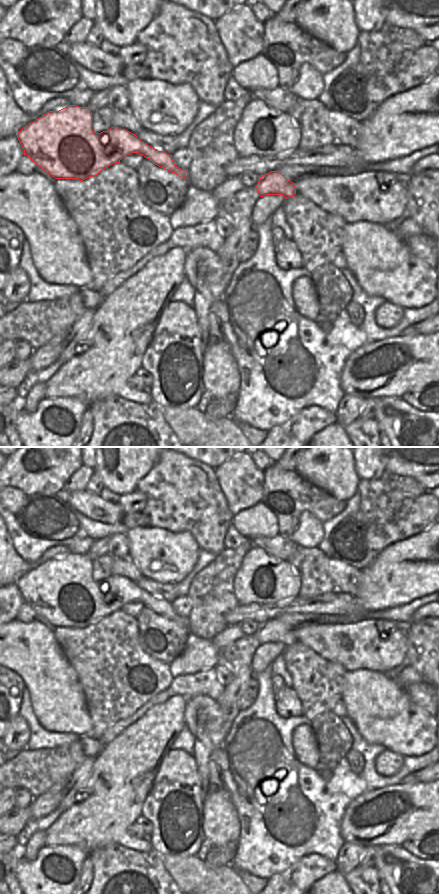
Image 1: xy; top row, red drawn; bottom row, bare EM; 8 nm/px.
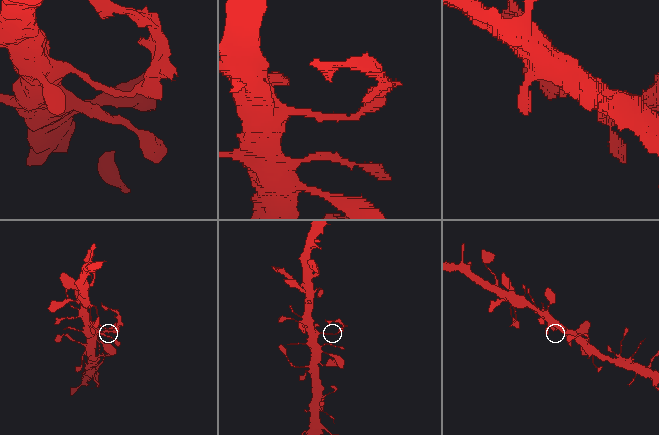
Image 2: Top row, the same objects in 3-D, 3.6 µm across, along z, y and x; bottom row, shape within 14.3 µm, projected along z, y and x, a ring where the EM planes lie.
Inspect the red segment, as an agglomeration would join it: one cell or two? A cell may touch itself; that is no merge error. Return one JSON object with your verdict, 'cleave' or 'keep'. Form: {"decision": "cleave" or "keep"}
{"decision": "cleave"}

